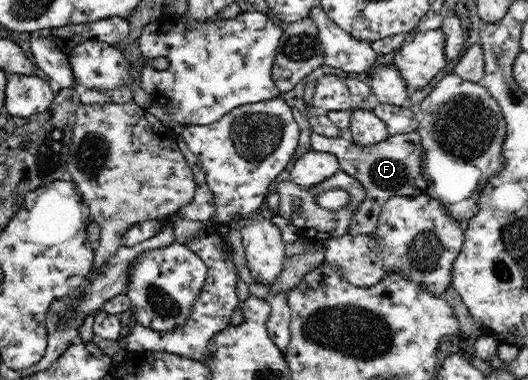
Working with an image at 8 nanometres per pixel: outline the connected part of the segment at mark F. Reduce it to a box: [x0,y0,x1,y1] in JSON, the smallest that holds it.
[310,132,431,234]

